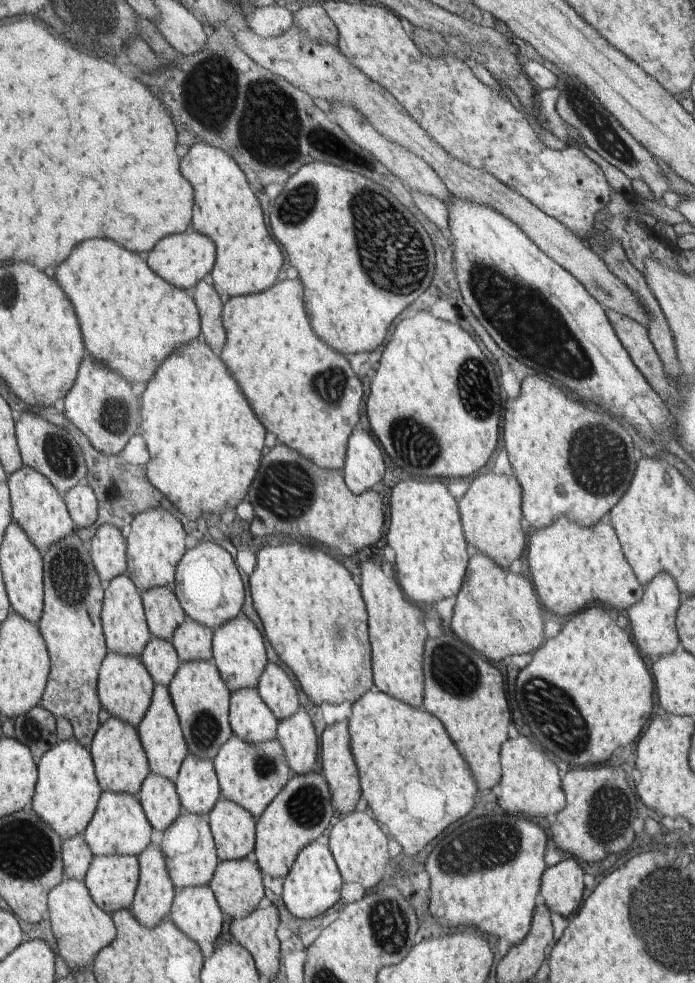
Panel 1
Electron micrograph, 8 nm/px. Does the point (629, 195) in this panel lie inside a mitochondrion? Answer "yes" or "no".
no

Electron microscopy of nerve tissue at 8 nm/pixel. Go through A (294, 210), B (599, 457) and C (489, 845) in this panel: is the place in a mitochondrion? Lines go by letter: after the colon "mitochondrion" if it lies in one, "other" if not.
A: mitochondrion
B: mitochondrion
C: mitochondrion

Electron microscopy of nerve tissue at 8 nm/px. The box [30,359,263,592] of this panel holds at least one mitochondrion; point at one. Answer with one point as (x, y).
(60, 453)

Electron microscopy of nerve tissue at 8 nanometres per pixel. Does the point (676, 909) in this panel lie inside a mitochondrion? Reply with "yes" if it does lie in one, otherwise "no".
yes

